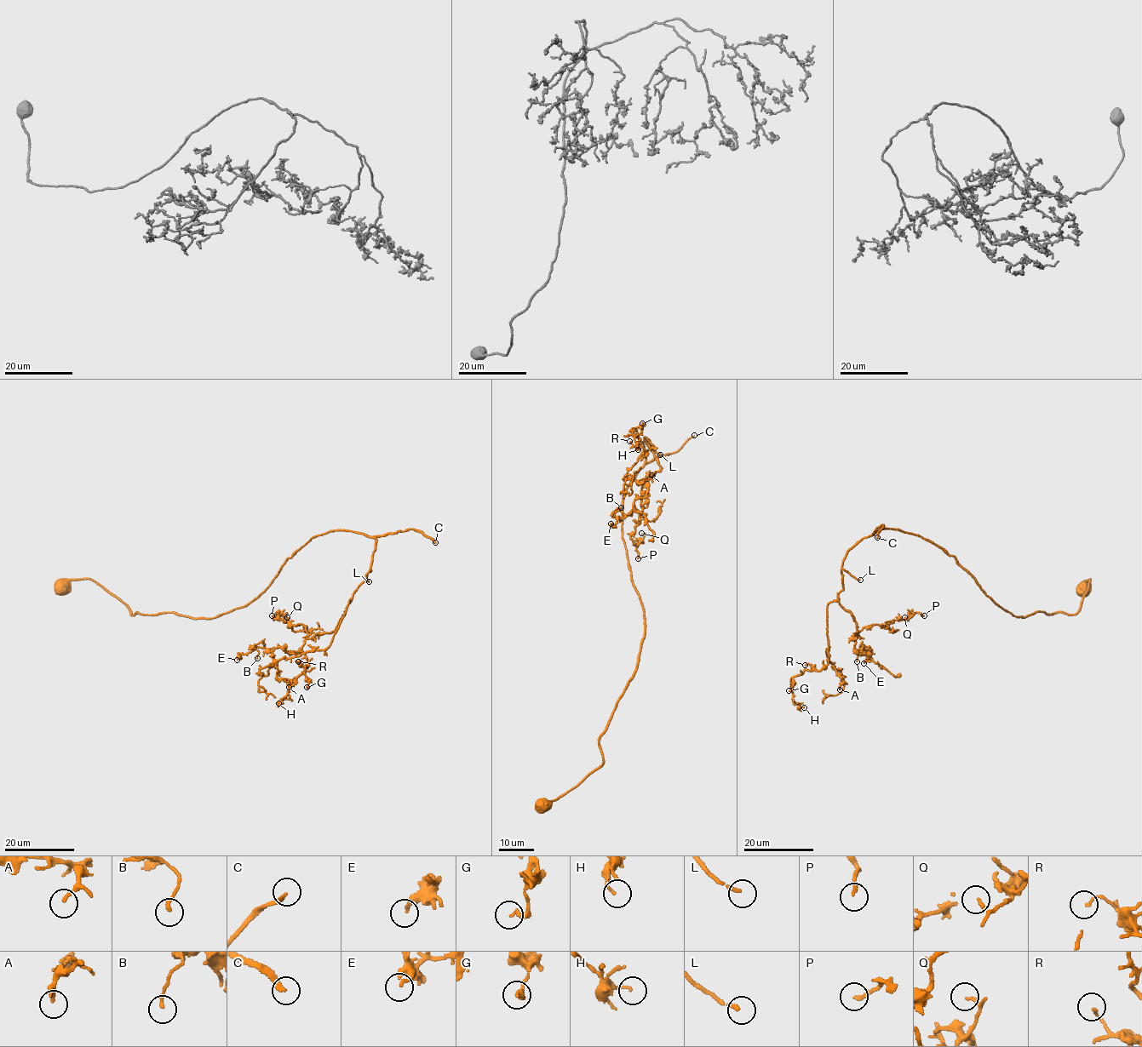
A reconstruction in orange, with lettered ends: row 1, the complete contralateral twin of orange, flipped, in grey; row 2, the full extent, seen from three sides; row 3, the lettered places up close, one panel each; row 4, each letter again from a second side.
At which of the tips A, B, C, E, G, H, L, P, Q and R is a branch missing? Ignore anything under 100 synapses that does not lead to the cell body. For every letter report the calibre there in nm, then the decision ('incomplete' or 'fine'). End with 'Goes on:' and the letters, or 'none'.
A: 160 nm | fine
B: 160 nm | fine
C: 200 nm | incomplete
E: 190 nm | fine
G: 170 nm | fine
H: 140 nm | fine
L: 180 nm | incomplete
P: 190 nm | fine
Q: 100 nm | fine
R: 130 nm | fine
Goes on: C, L

